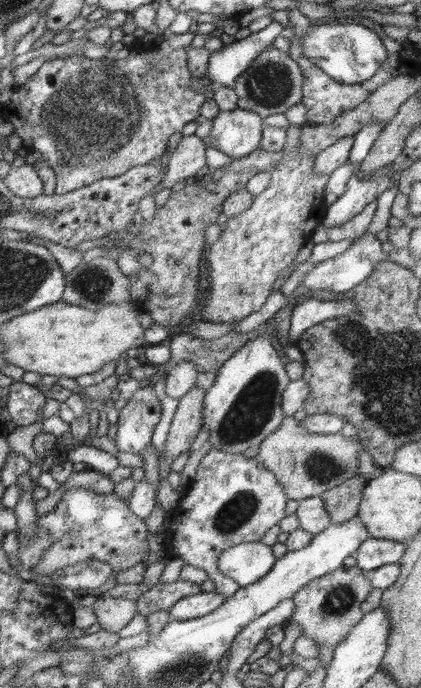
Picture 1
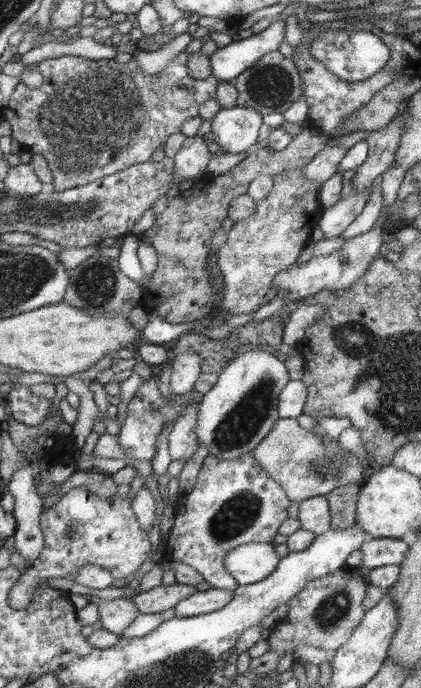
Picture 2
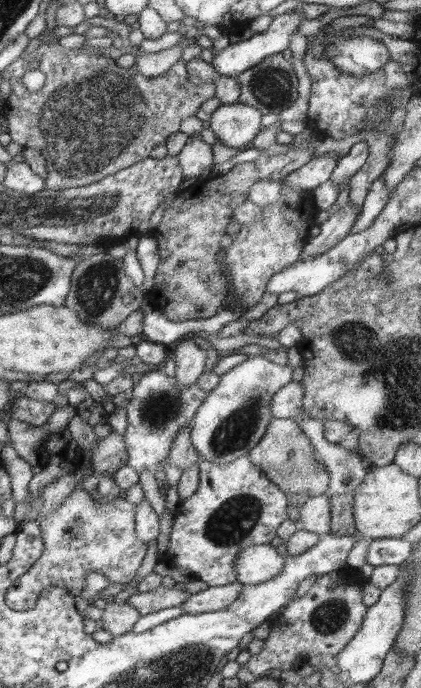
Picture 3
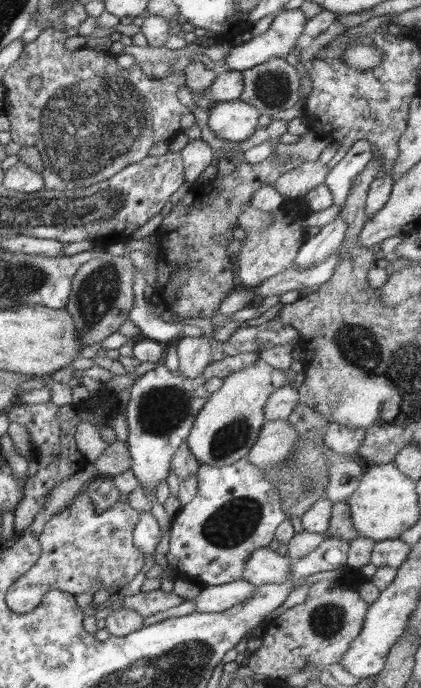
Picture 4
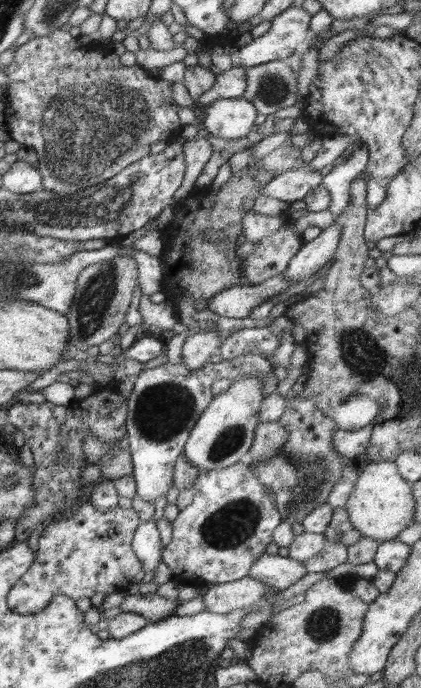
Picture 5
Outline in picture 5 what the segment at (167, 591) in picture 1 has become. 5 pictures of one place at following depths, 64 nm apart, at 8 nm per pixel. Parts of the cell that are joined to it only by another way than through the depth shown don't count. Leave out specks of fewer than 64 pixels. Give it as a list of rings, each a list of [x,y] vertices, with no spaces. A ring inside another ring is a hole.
[[[157,592],[145,595],[136,593],[135,595],[125,595],[120,610],[146,617],[146,620],[154,623],[172,616],[177,606],[176,601],[164,599]]]

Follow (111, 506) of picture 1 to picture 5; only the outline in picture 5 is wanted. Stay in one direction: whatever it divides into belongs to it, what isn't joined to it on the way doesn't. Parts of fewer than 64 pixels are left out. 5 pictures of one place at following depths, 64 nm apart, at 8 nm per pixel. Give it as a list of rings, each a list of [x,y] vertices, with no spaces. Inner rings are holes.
[[[86,497],[80,500],[71,514],[62,520],[52,520],[43,530],[38,540],[36,557],[19,581],[9,590],[7,604],[20,615],[32,615],[46,609],[54,596],[63,594],[77,601],[80,598],[91,598],[94,594],[124,593],[129,584],[134,582],[136,574],[142,570],[140,559],[134,554],[131,542],[141,520],[133,508],[116,506],[108,512],[98,510]]]

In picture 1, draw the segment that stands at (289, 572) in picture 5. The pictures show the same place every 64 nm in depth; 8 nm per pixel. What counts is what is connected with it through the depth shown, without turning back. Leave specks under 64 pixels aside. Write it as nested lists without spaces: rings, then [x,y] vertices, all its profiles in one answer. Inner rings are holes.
[[[261,541],[245,542],[220,553],[218,568],[240,587],[254,584],[272,570],[276,556],[272,547]]]

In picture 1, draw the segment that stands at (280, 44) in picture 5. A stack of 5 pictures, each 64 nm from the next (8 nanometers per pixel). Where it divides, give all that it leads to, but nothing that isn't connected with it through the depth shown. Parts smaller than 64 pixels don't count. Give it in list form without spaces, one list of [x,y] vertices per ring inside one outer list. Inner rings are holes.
[[[272,21],[264,30],[251,33],[248,37],[223,44],[219,50],[211,52],[207,77],[215,87],[232,87],[235,80],[260,56],[263,50],[273,46],[280,36],[283,25]]]

